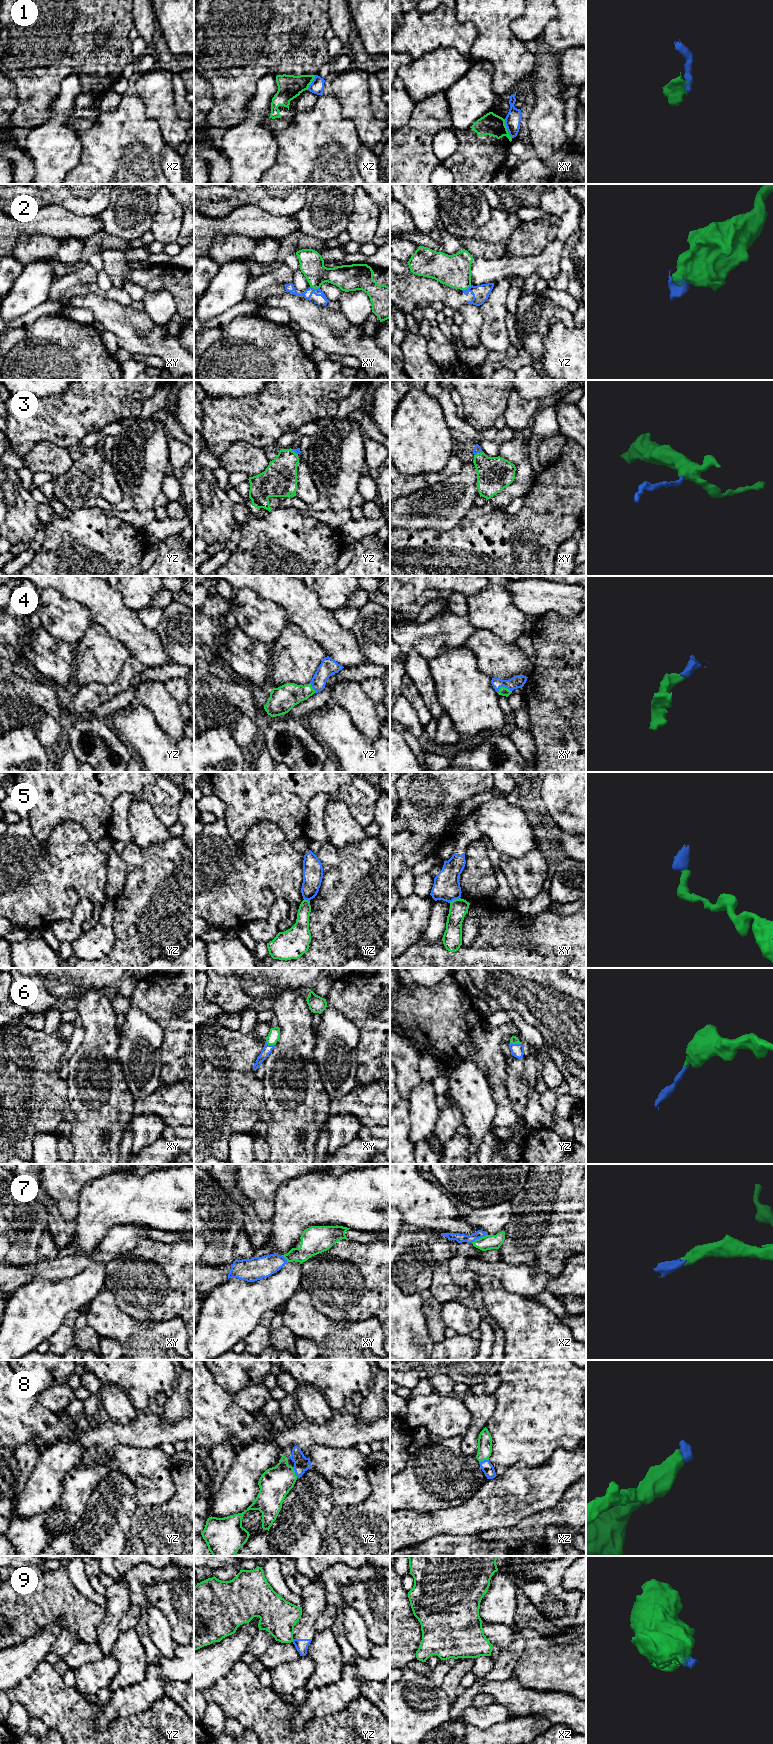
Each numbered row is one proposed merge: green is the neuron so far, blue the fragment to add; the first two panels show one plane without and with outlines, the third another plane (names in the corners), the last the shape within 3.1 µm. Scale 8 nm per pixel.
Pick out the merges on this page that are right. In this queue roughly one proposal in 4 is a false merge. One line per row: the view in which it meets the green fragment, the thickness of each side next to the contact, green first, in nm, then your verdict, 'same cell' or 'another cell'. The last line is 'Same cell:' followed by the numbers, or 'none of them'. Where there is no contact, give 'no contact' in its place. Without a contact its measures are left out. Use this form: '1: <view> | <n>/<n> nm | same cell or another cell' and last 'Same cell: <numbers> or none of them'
1: xy | 180/130 nm | another cell
2: xy | 190/70 nm | another cell
3: xy | 280/60 nm | same cell
4: xy | 70/100 nm | same cell
5: xy | 140/220 nm | another cell
6: yz | 60/110 nm | same cell
7: xz | 120/70 nm | same cell
8: yz | 260/130 nm | same cell
9: yz | 280/100 nm | another cell
Same cell: 3, 4, 6, 7, 8

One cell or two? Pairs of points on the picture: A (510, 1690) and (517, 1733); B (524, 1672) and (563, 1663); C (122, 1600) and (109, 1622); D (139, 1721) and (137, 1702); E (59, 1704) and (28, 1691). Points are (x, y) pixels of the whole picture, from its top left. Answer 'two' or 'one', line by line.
A: two
B: one
C: one
D: two
E: one

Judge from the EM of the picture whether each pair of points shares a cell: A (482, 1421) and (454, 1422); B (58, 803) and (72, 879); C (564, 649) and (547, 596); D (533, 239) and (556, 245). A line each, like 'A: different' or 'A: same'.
A: different
B: different
C: different
D: different

